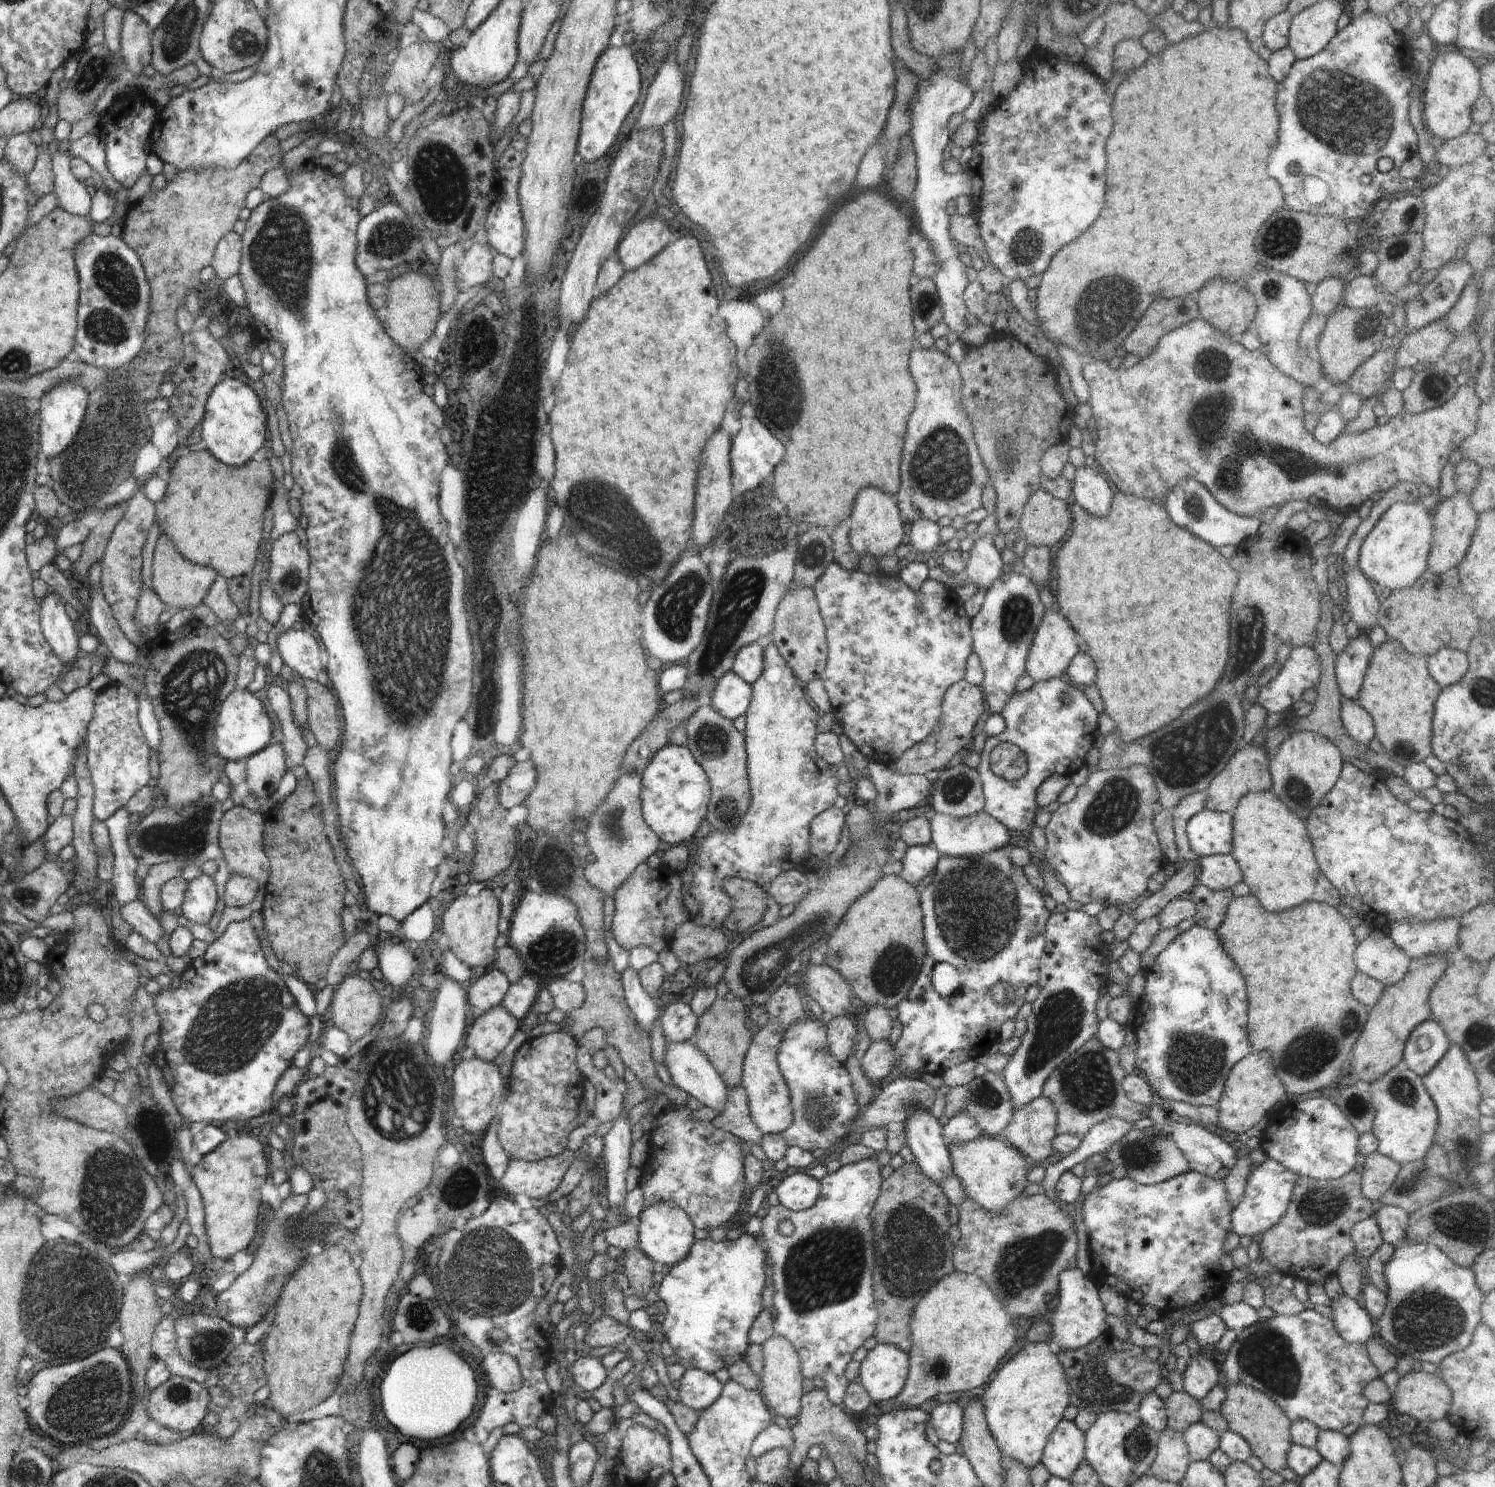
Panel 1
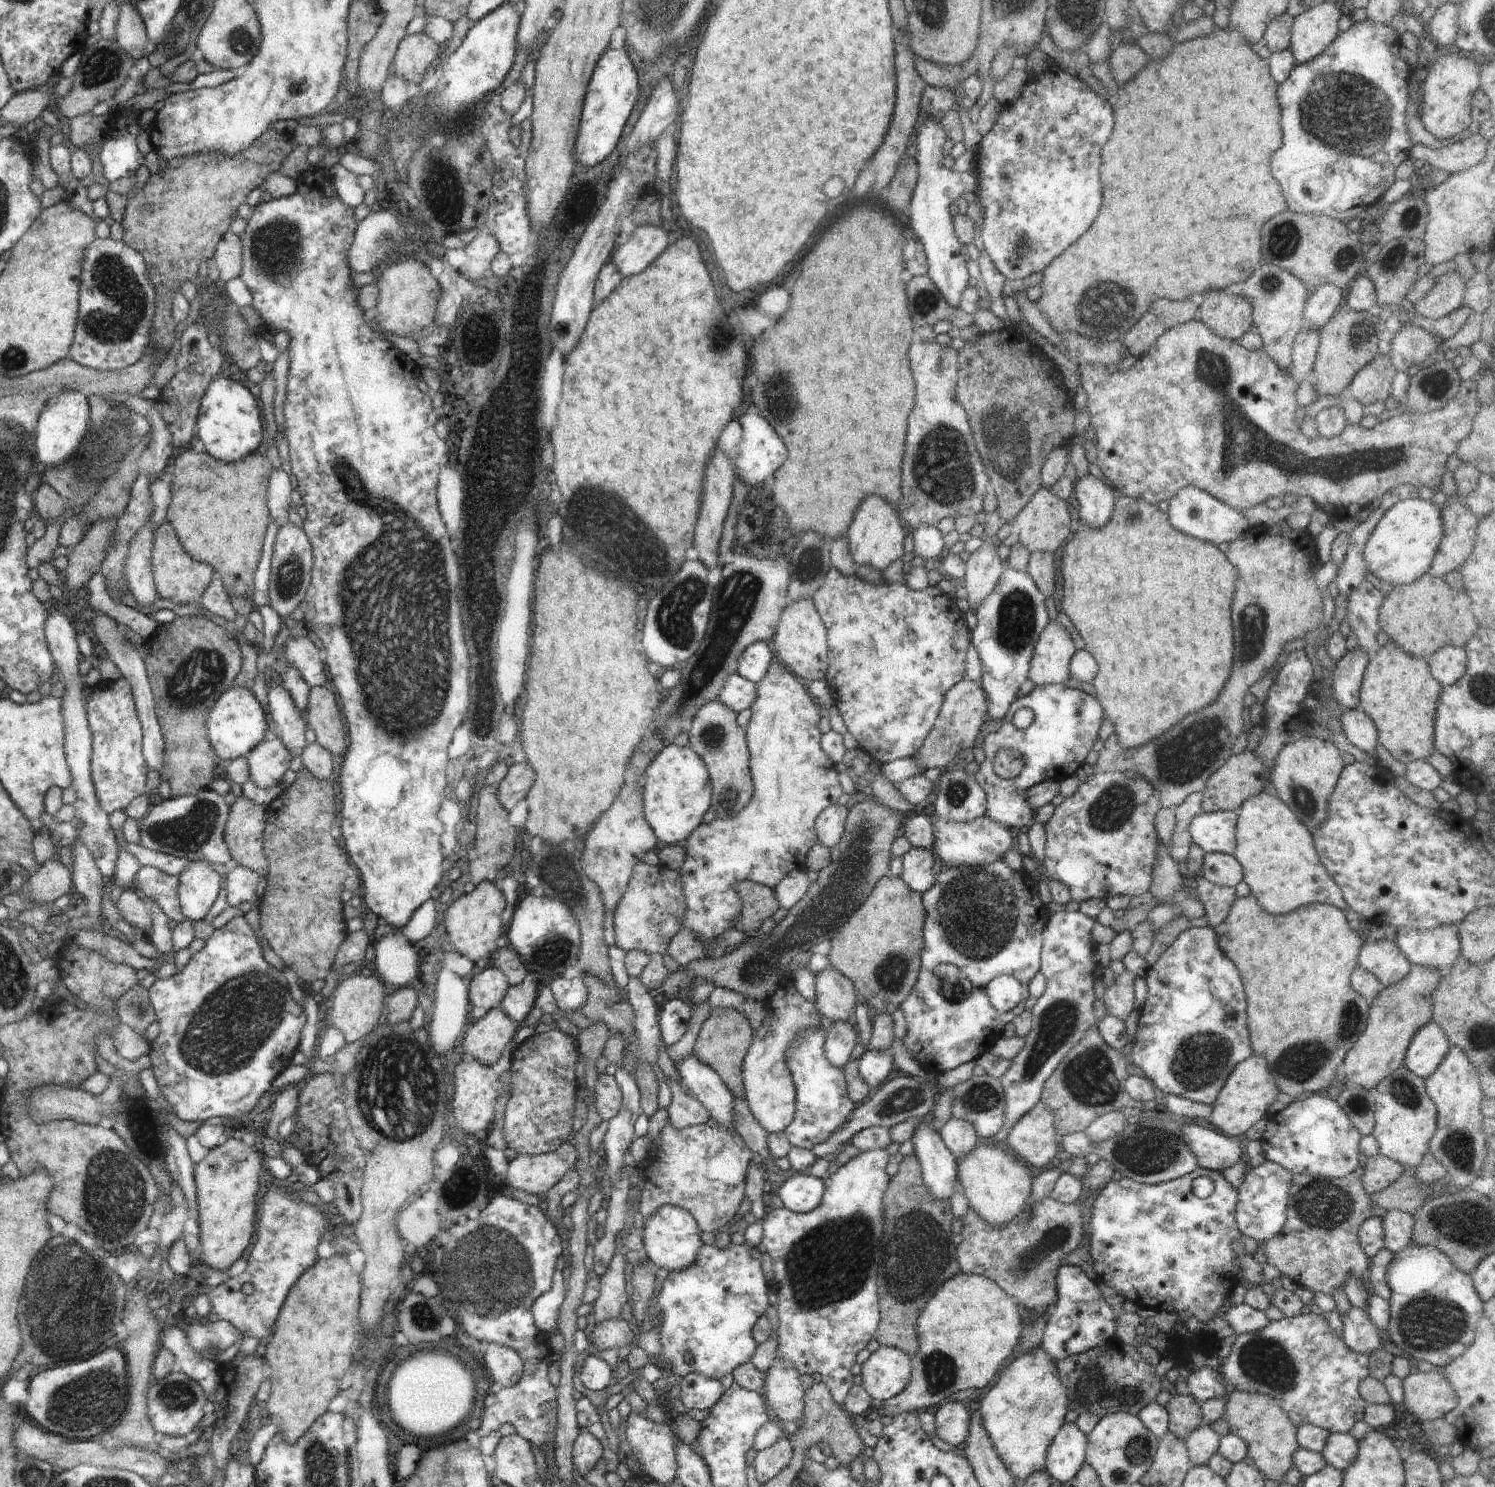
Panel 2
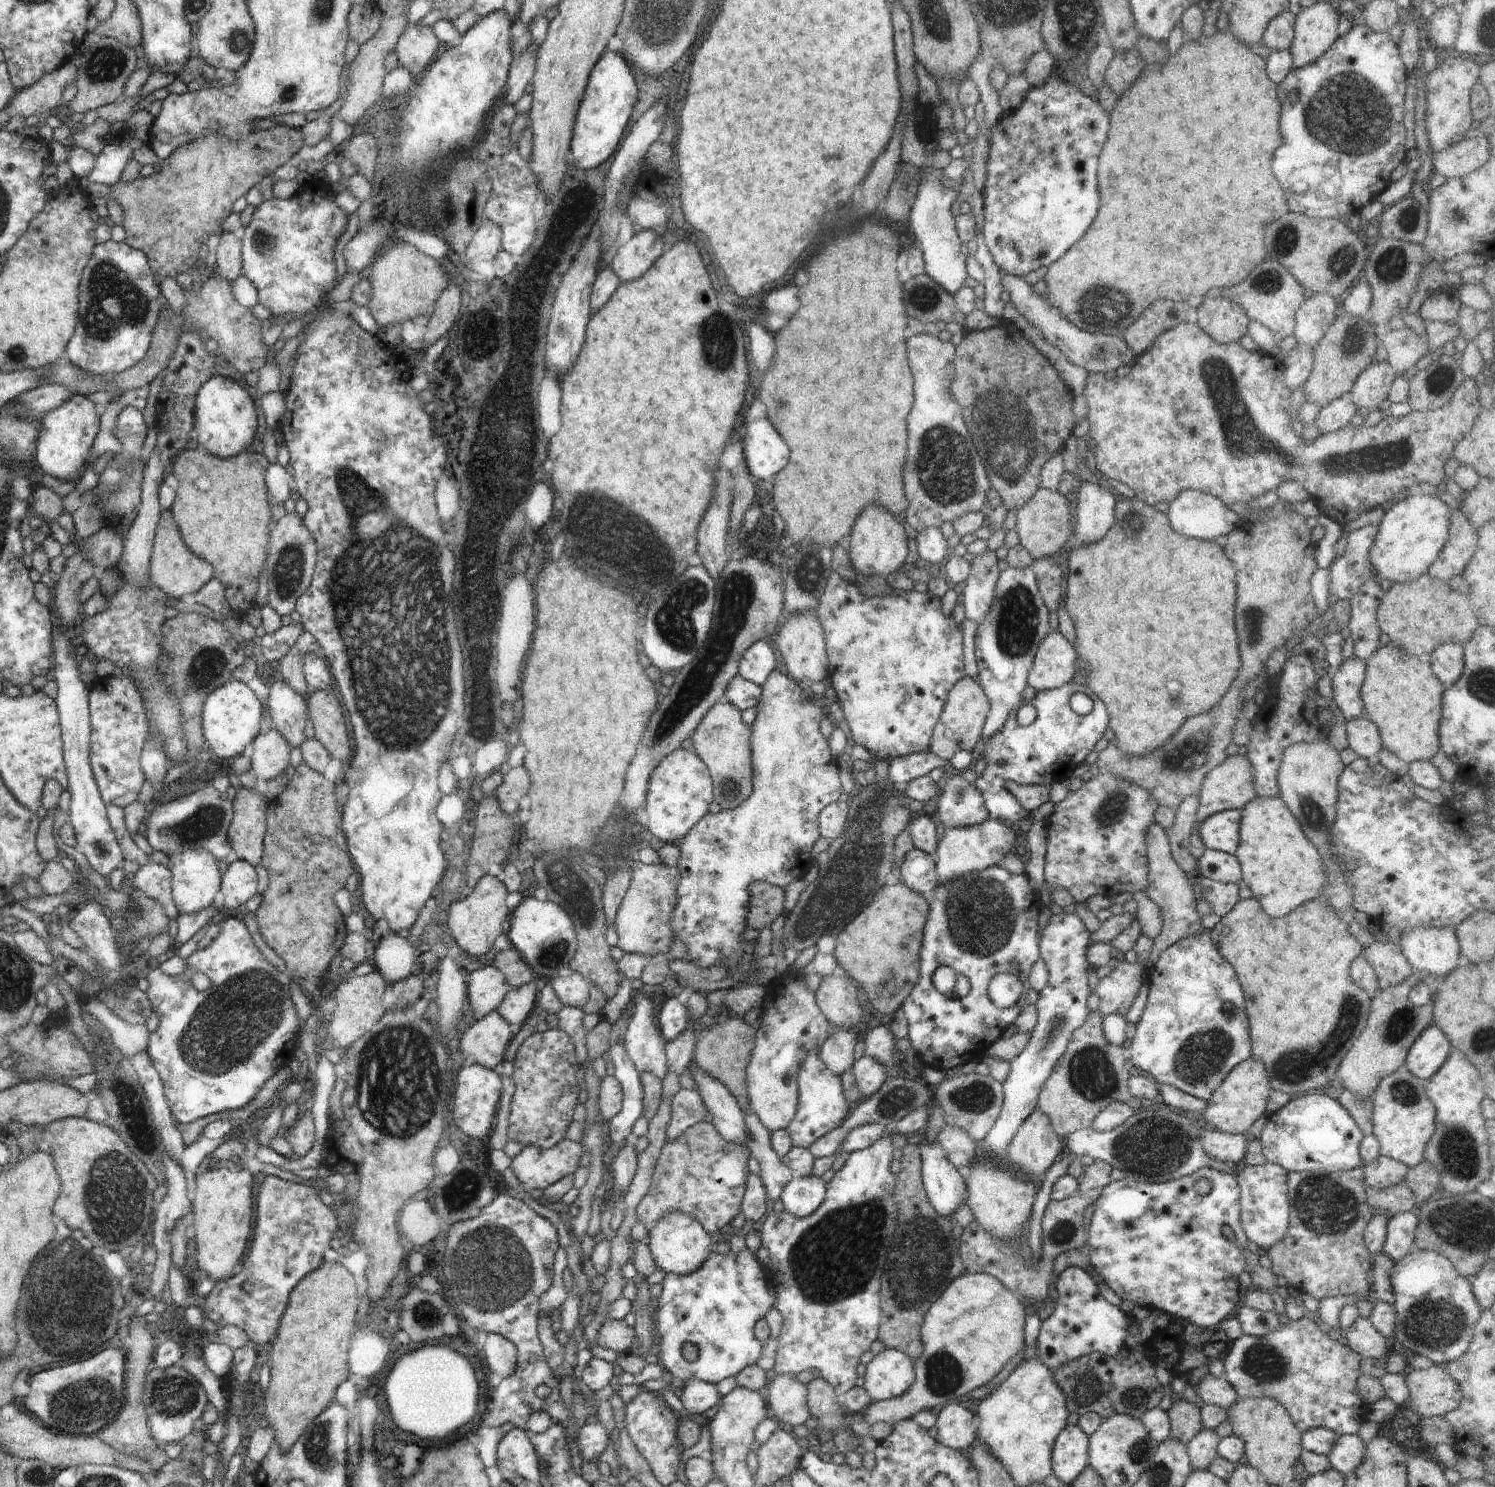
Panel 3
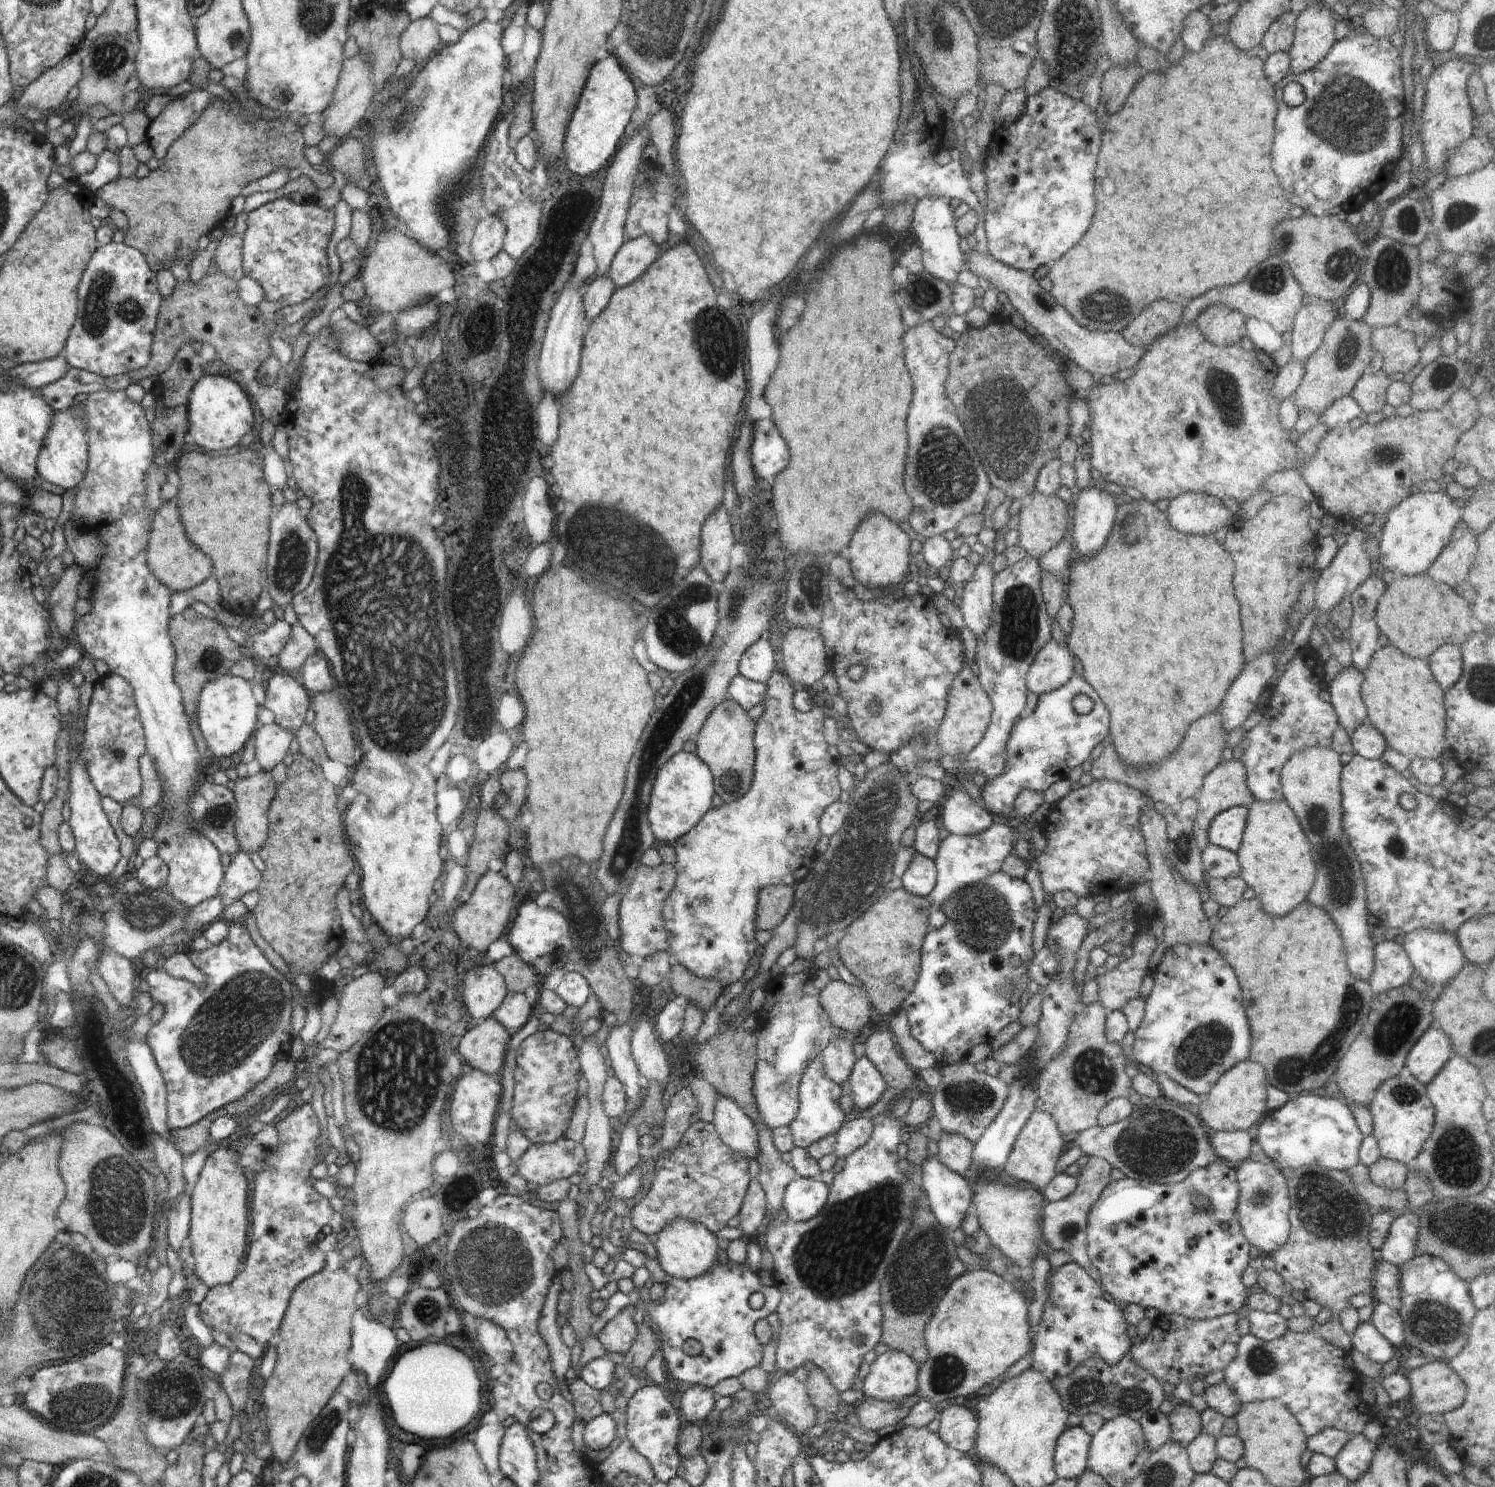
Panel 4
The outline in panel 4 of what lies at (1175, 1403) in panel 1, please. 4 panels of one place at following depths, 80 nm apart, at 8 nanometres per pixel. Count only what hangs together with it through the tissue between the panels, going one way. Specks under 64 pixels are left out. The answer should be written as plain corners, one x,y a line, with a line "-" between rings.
1189,1403
1176,1405
1167,1417
1172,1427
1171,1440
1179,1442
1184,1448
1203,1432
1201,1413
1194,1409

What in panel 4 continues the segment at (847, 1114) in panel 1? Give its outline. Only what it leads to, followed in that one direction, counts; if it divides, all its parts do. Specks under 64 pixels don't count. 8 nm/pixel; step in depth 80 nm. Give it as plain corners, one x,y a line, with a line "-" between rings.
819,1058
810,1061
807,1064
807,1069
802,1073
799,1084
797,1115
789,1124
796,1147
807,1149
812,1143
840,1130
843,1123
849,1118
840,1108
840,1094
842,1094
841,1086
828,1078

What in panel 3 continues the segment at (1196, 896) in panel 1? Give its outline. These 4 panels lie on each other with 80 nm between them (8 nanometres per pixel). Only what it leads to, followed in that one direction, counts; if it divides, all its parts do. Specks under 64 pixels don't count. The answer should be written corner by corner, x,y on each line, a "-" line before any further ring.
1195,875
1193,880
1200,883
1200,890
1205,902
1210,905
1211,912
1221,918
1240,900
1238,884
1221,883

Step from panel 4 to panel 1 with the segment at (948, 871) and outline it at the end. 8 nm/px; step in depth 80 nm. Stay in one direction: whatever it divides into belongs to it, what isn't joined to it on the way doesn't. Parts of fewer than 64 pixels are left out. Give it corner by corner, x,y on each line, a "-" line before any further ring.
986,812
974,814
970,818
952,818
952,816
936,813
929,824
933,848
936,848
941,856
948,856
948,858
974,858
976,860
992,850
1006,848
1016,840
1012,832

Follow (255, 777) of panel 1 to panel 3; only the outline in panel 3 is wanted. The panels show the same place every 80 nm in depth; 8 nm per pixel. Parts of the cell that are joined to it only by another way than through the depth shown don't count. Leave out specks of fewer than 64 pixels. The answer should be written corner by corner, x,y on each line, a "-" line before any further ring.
276,729
263,730
250,744
248,757
256,778
272,780
289,765
291,746

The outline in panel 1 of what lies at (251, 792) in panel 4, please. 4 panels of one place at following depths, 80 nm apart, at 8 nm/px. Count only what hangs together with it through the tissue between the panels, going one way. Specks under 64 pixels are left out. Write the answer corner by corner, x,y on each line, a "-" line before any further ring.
244,804
235,805
222,816
218,836
220,848
222,848
222,852
224,852
224,859
228,866
232,868
232,873
254,878
256,882
258,882
260,889
264,889
268,883
271,870
269,860
263,848
264,828
265,815
263,815
260,810
253,812
244,806

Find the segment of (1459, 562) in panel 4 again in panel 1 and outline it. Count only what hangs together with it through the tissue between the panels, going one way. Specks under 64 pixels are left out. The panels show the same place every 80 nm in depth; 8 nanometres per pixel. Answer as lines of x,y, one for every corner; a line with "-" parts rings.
1459,491
1452,498
1441,498
1440,504
1433,514
1436,528
1434,528
1434,540
1432,540
1428,556
1428,570
1434,574
1442,574
1442,572
1454,568
1464,558
1464,554
1470,546
1472,534
1476,532
1476,526
1478,526
1478,514
1470,504
1468,494

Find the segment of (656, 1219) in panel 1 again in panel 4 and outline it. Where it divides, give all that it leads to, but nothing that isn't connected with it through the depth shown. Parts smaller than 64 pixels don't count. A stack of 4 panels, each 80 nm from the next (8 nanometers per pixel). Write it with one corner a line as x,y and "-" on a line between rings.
676,1219
669,1222
656,1235
654,1243
656,1254
661,1264
662,1270
668,1276
677,1279
690,1280
696,1278
711,1269
712,1264
716,1263
717,1254
720,1248
716,1243
716,1235
712,1234
704,1225
696,1224
688,1219

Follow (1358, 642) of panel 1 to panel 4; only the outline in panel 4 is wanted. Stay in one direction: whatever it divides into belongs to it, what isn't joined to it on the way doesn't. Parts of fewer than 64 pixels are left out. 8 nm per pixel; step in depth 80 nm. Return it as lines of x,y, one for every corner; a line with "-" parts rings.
1354,665
1341,670
1329,683
1331,705
1337,714
1339,724
1353,730
1368,722
1367,708
1361,697
1361,686
1365,674

